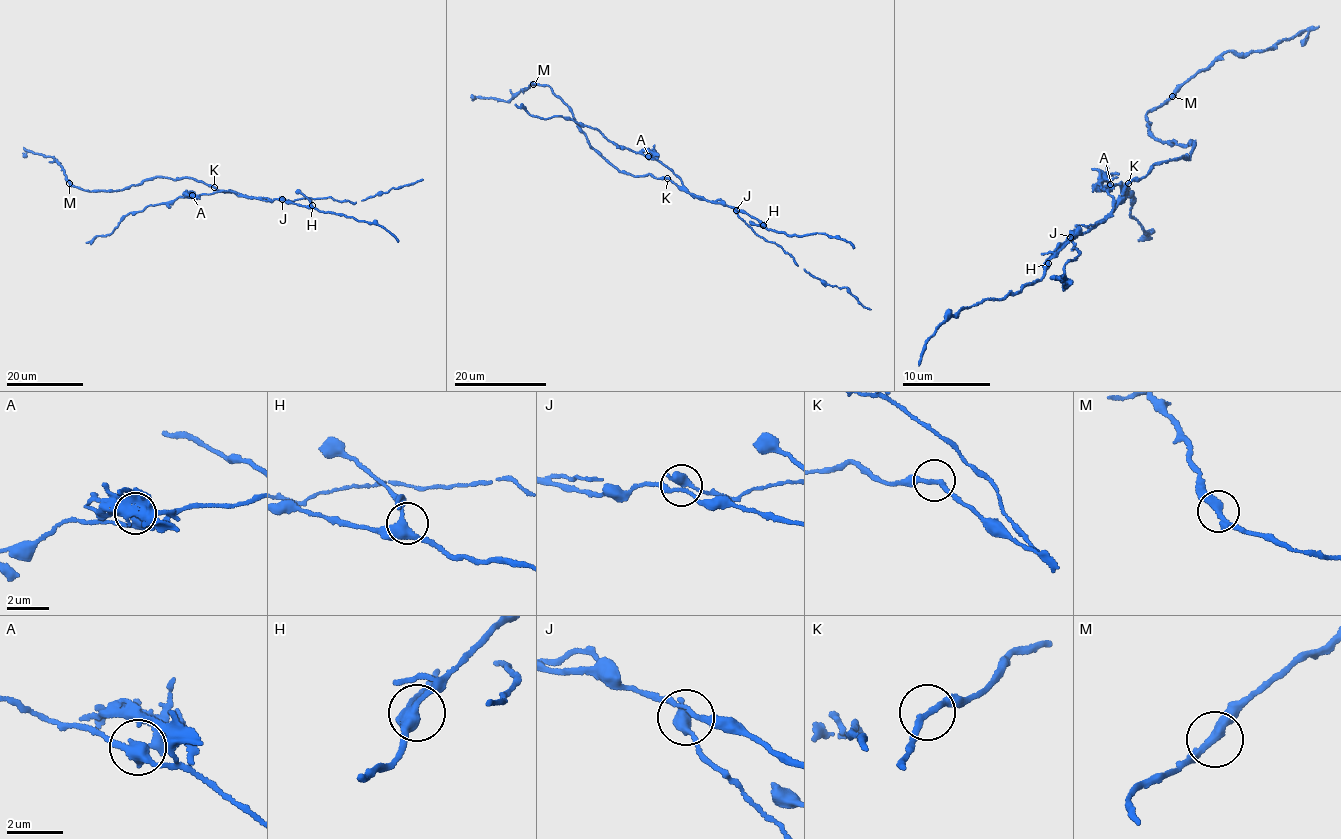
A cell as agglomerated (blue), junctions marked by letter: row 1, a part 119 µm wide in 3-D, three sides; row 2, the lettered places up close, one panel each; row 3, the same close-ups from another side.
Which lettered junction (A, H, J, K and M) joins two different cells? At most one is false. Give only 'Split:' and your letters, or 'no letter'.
Split: A

